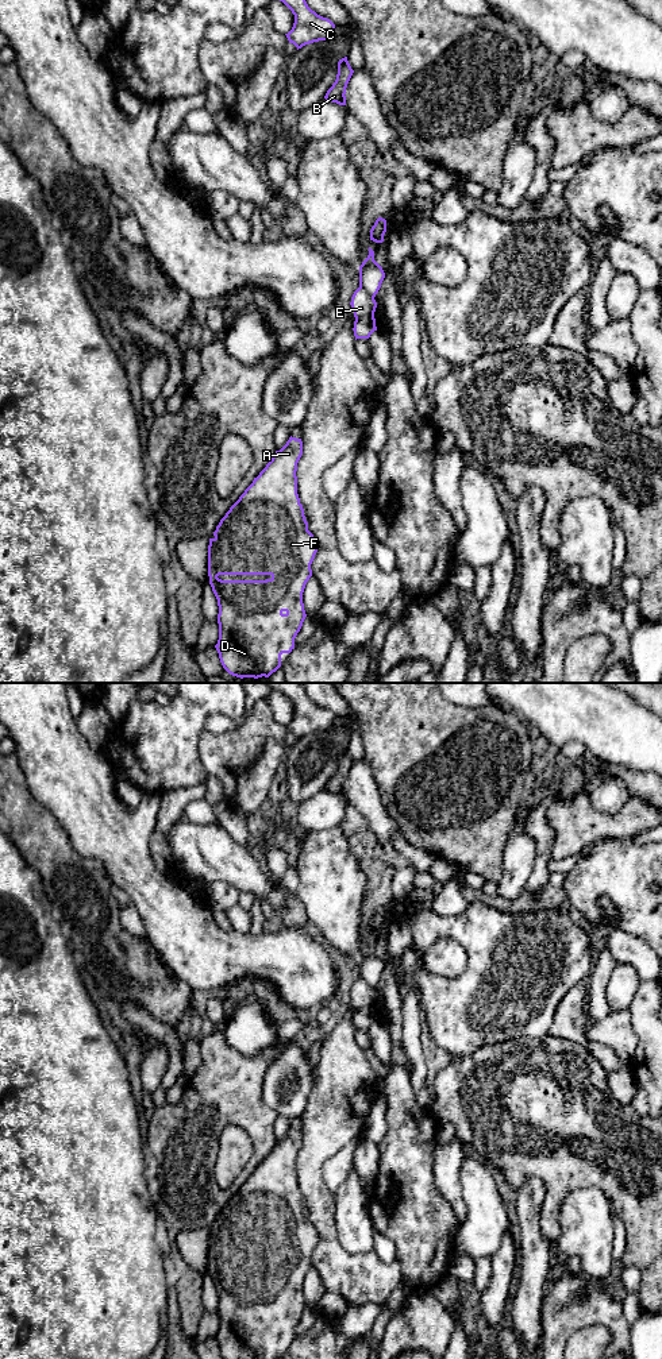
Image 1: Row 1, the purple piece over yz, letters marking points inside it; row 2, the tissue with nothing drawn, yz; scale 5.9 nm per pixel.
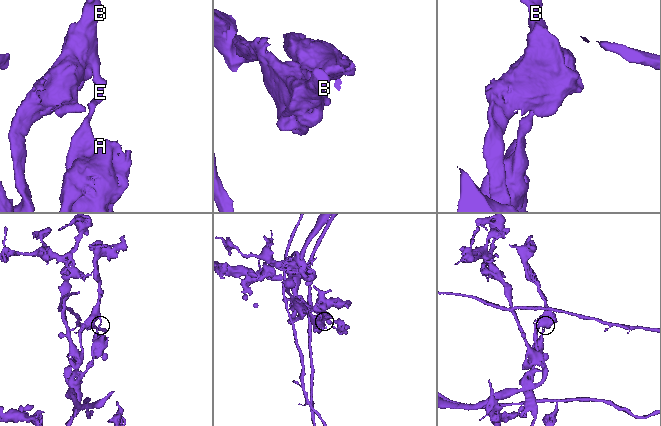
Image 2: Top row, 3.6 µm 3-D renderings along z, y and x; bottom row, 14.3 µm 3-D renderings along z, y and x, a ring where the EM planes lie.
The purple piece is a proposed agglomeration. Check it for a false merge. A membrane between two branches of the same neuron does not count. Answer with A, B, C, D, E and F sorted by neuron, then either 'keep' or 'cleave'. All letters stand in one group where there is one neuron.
A D E F / B C; cleave

